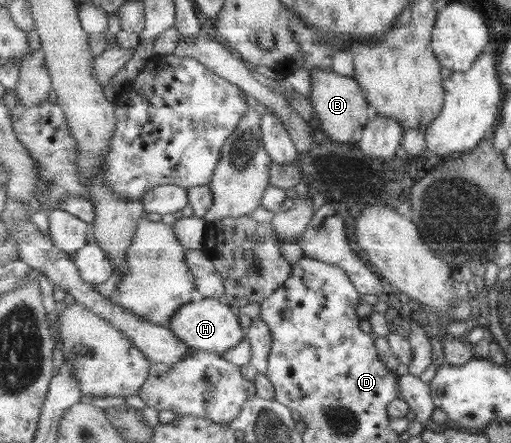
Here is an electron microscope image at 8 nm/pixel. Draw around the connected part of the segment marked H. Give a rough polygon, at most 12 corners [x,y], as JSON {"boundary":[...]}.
{"boundary":[[199,296],[169,328],[194,350],[224,353],[244,339],[239,313]]}

